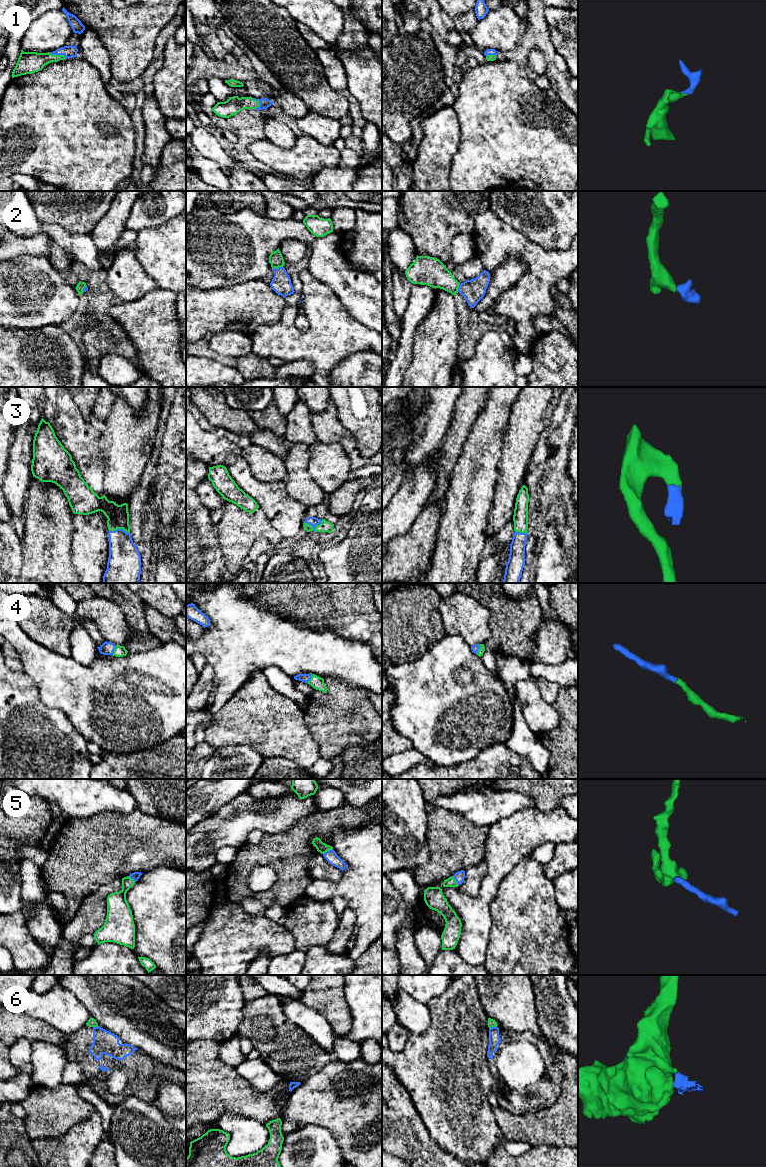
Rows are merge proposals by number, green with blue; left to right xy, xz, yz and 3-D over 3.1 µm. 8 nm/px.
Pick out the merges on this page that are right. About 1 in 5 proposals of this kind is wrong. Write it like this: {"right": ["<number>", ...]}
{"right": ["1", "2", "3", "4", "5"]}

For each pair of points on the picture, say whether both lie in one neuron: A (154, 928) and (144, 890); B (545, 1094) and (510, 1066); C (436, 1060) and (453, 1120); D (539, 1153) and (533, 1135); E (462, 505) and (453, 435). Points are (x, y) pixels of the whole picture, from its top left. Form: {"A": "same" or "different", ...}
{"A": "same", "B": "same", "C": "same", "D": "different", "E": "different"}

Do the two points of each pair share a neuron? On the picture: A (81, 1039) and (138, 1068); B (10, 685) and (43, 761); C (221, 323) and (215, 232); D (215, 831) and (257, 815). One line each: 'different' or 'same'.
A: same
B: same
C: different
D: same

